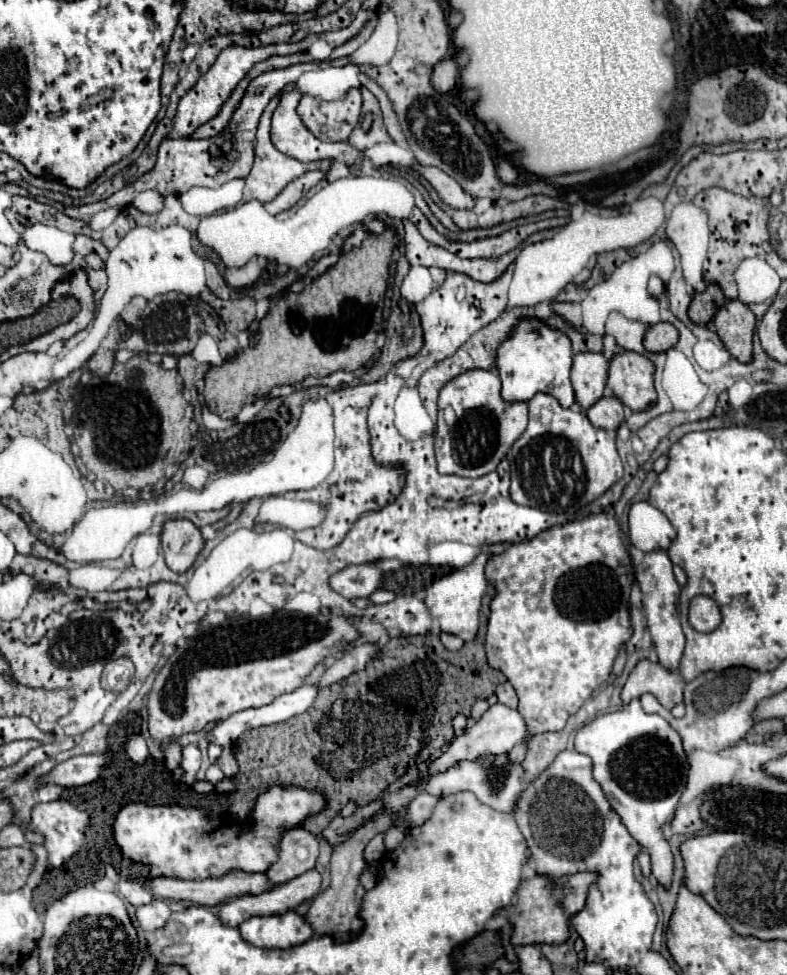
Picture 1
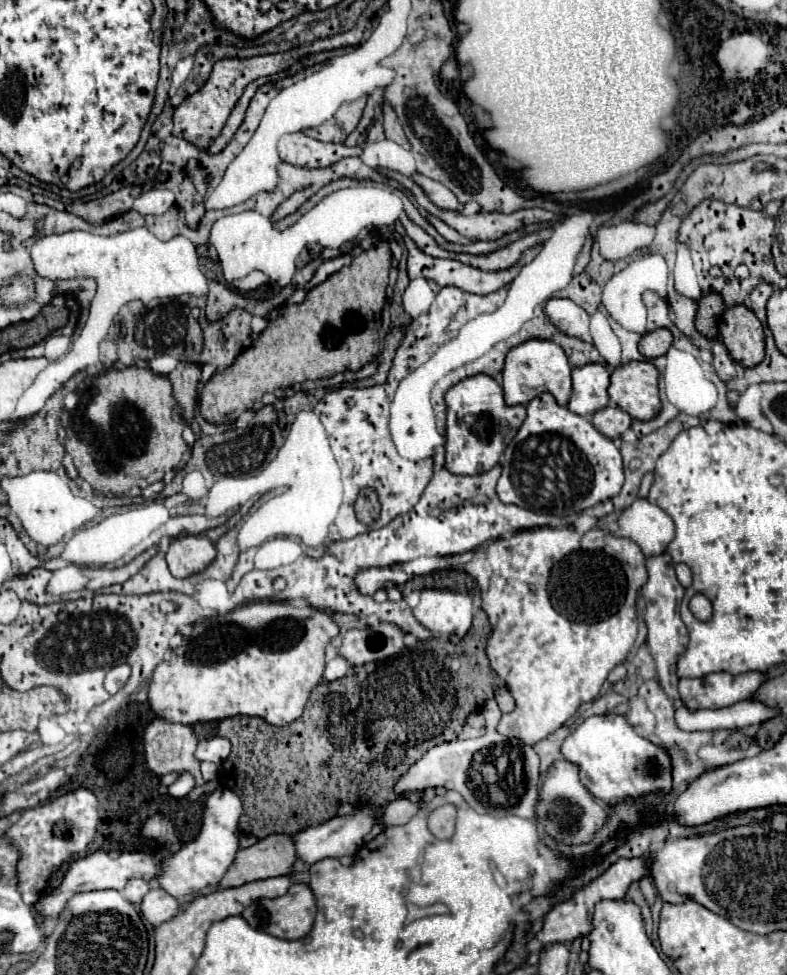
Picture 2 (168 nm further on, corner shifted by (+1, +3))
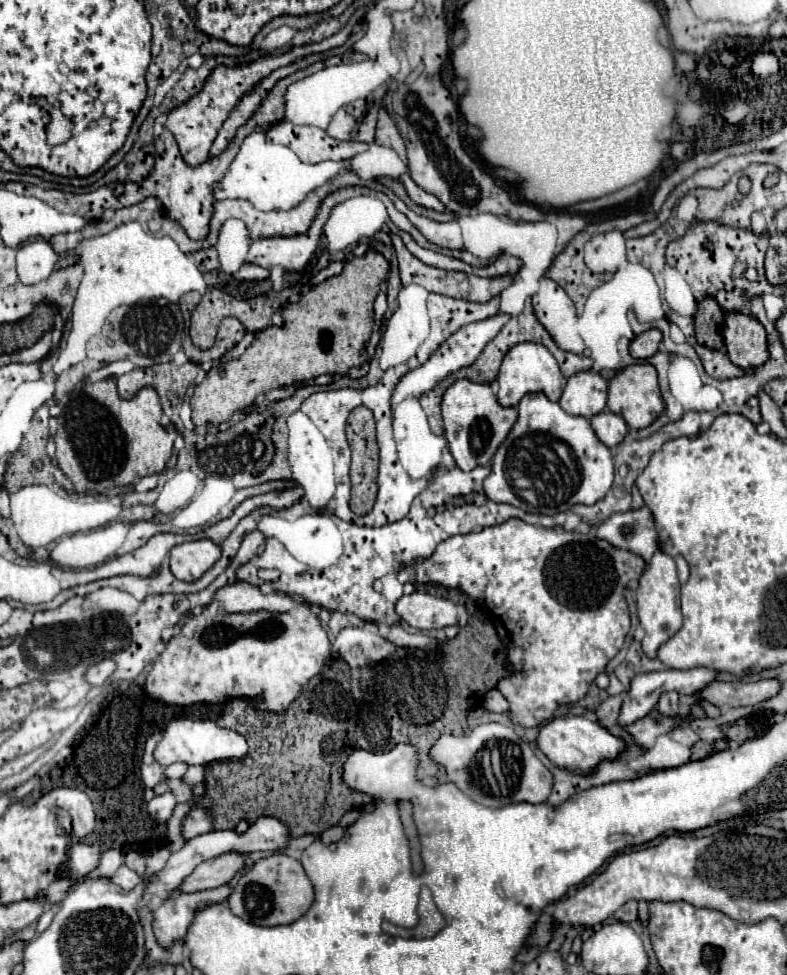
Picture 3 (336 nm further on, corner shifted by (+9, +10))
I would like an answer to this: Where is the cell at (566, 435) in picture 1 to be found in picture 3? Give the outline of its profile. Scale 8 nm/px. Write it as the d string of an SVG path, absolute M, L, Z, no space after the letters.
M542 392L526 394L518 404L518 420L494 454L492 472L484 480L488 500L512 504L532 514L558 514L576 504L596 504L614 482L612 452L596 438L590 422L570 416Z

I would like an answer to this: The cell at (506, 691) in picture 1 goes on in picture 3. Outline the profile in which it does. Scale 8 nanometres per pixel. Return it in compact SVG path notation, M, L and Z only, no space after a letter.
M494 688L484 696L484 708L490 712L508 712L508 702L506 698Z

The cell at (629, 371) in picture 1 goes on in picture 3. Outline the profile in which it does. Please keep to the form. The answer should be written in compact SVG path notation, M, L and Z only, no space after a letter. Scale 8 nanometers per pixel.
M634 364L620 370L608 384L608 410L620 414L632 430L642 430L650 426L664 412L656 368L652 364Z

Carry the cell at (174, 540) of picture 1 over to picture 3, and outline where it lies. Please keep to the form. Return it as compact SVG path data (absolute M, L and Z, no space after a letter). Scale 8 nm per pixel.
M184 542L170 550L170 570L178 580L196 582L222 556L214 542Z

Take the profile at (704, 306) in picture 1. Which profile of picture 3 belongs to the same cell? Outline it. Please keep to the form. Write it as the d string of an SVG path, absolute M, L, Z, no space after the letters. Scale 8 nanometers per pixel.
M704 298L698 304L698 312L694 316L696 322L696 340L706 348L720 350L724 346L720 326L724 322L724 312L712 298Z

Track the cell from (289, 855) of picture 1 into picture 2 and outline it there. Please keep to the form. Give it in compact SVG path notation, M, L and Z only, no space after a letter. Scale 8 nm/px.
M268 835L248 849L236 853L234 863L220 881L220 889L240 887L250 881L288 875L298 855L292 835Z

